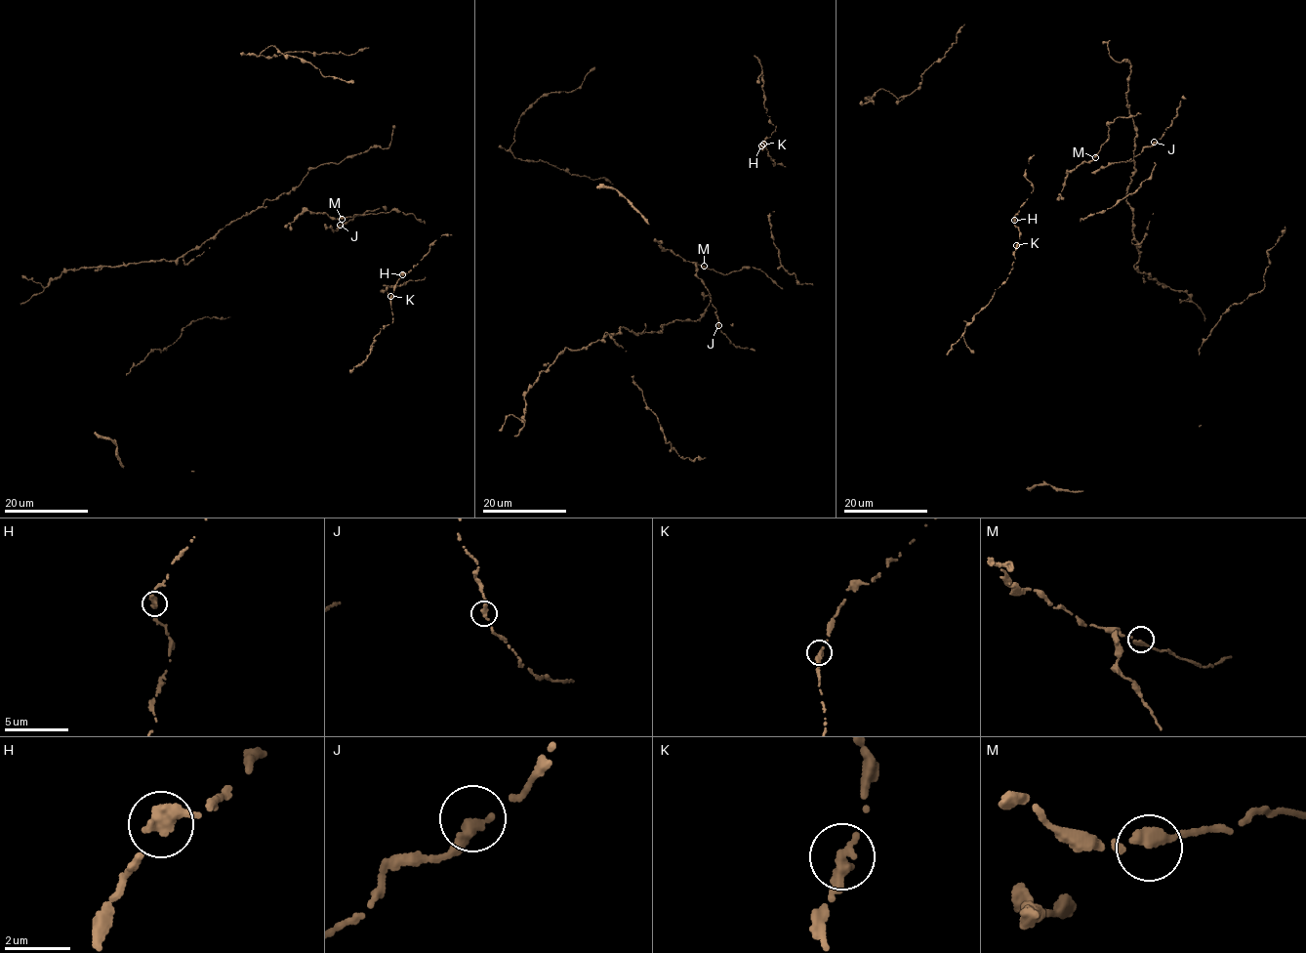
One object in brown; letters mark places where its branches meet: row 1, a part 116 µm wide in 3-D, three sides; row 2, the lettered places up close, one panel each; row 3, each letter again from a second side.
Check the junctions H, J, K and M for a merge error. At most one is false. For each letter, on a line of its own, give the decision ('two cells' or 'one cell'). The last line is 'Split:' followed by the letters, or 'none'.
H: one cell
J: one cell
K: one cell
M: one cell
Split: none

